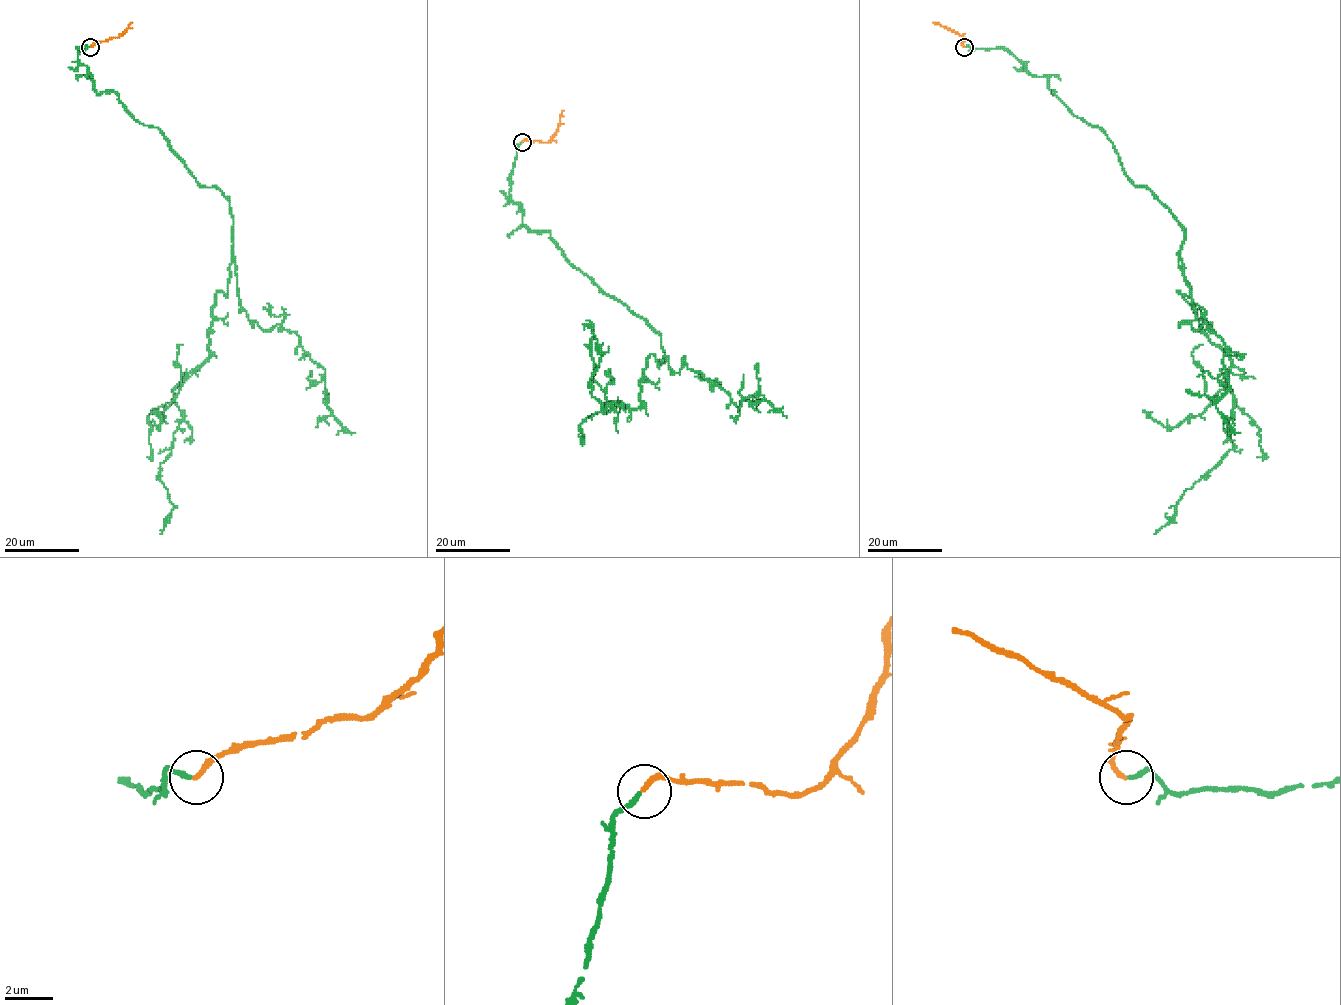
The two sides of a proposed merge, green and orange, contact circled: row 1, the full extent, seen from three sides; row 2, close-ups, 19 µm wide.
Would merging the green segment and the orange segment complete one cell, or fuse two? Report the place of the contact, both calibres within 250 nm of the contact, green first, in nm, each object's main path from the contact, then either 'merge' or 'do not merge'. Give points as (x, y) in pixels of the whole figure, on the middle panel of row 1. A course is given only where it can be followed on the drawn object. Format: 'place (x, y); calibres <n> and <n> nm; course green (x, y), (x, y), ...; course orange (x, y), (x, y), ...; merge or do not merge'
place (522, 142); calibres 190 and 200 nm; course green (522, 142), (510, 184), (523, 223), (660, 336), (640, 407), (602, 411), (591, 394), (605, 353), (592, 332); course orange (522, 142), (548, 142), (559, 125), (563, 110); merge

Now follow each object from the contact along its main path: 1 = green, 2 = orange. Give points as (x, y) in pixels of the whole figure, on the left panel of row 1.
1: (90, 47), (98, 94), (233, 216), (208, 358), (173, 391), (160, 533)
2: (90, 47), (116, 38), (131, 22)

